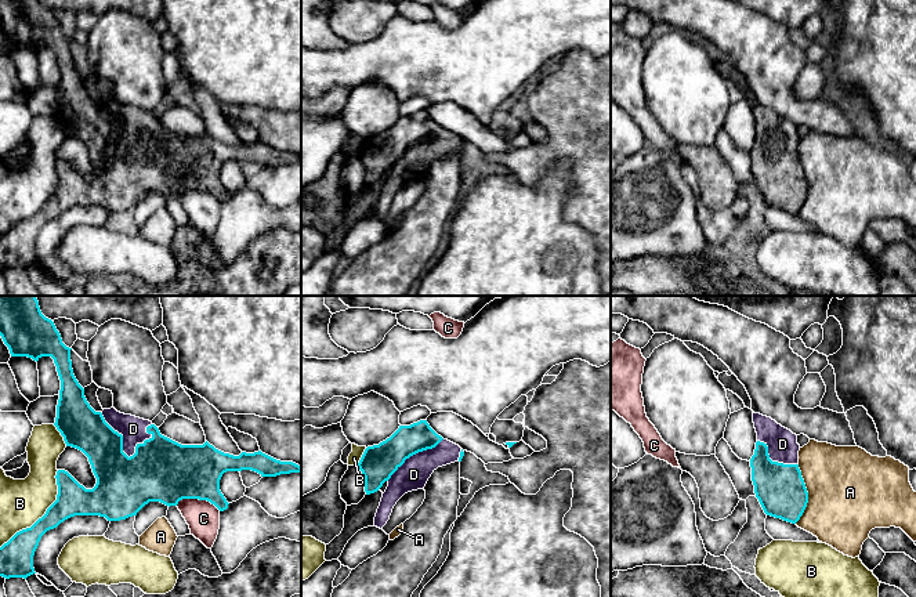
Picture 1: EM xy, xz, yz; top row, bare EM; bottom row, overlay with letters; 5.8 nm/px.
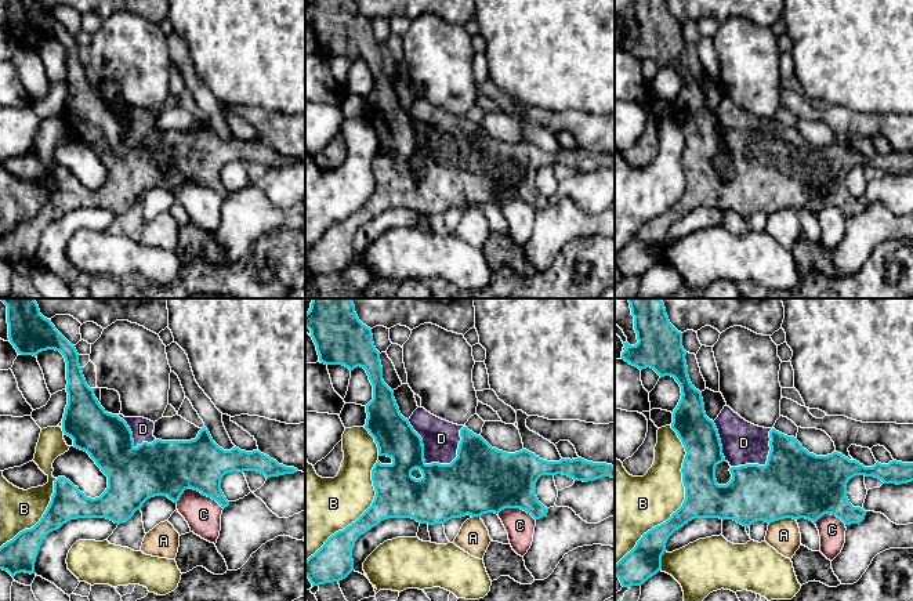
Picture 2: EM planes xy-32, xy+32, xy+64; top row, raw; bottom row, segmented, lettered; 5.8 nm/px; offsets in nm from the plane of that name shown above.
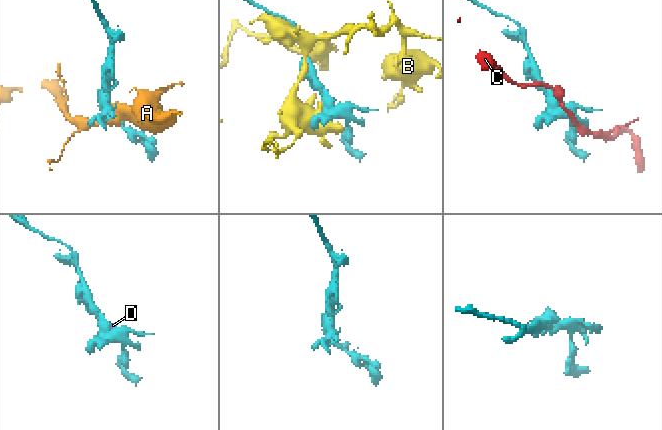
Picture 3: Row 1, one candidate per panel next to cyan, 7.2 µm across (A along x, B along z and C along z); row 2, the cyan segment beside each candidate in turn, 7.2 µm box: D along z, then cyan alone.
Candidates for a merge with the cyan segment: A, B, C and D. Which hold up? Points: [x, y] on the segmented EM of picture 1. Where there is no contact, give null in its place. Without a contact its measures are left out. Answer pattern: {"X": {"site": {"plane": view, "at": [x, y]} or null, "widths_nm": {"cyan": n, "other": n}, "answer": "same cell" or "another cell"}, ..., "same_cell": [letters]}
{"A": {"site": {"plane": "yz", "at": [807, 494]}, "widths_nm": {"cyan": 280, "other": 500}, "answer": "another cell"}, "B": {"site": {"plane": "xy", "at": [44, 514]}, "widths_nm": {"cyan": 190, "other": 280}, "answer": "another cell"}, "C": {"site": {"plane": "xy", "at": [198, 498]}, "widths_nm": {"cyan": 360, "other": 190}, "answer": "another cell"}, "D": {"site": {"plane": "xy", "at": [122, 448]}, "widths_nm": {"cyan": 360, "other": 150}, "answer": "same cell"}, "same_cell": ["D"]}

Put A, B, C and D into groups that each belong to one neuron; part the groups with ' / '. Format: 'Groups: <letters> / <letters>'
Groups: A / B / C / D

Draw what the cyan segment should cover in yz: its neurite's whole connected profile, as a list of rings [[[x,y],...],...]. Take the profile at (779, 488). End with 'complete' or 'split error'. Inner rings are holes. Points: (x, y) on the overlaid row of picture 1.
[[[753,412],[753,423],[757,442],[750,467],[756,498],[767,515],[796,524],[808,503],[808,492],[799,468],[800,445],[797,444],[797,435],[760,413]]]; split error

